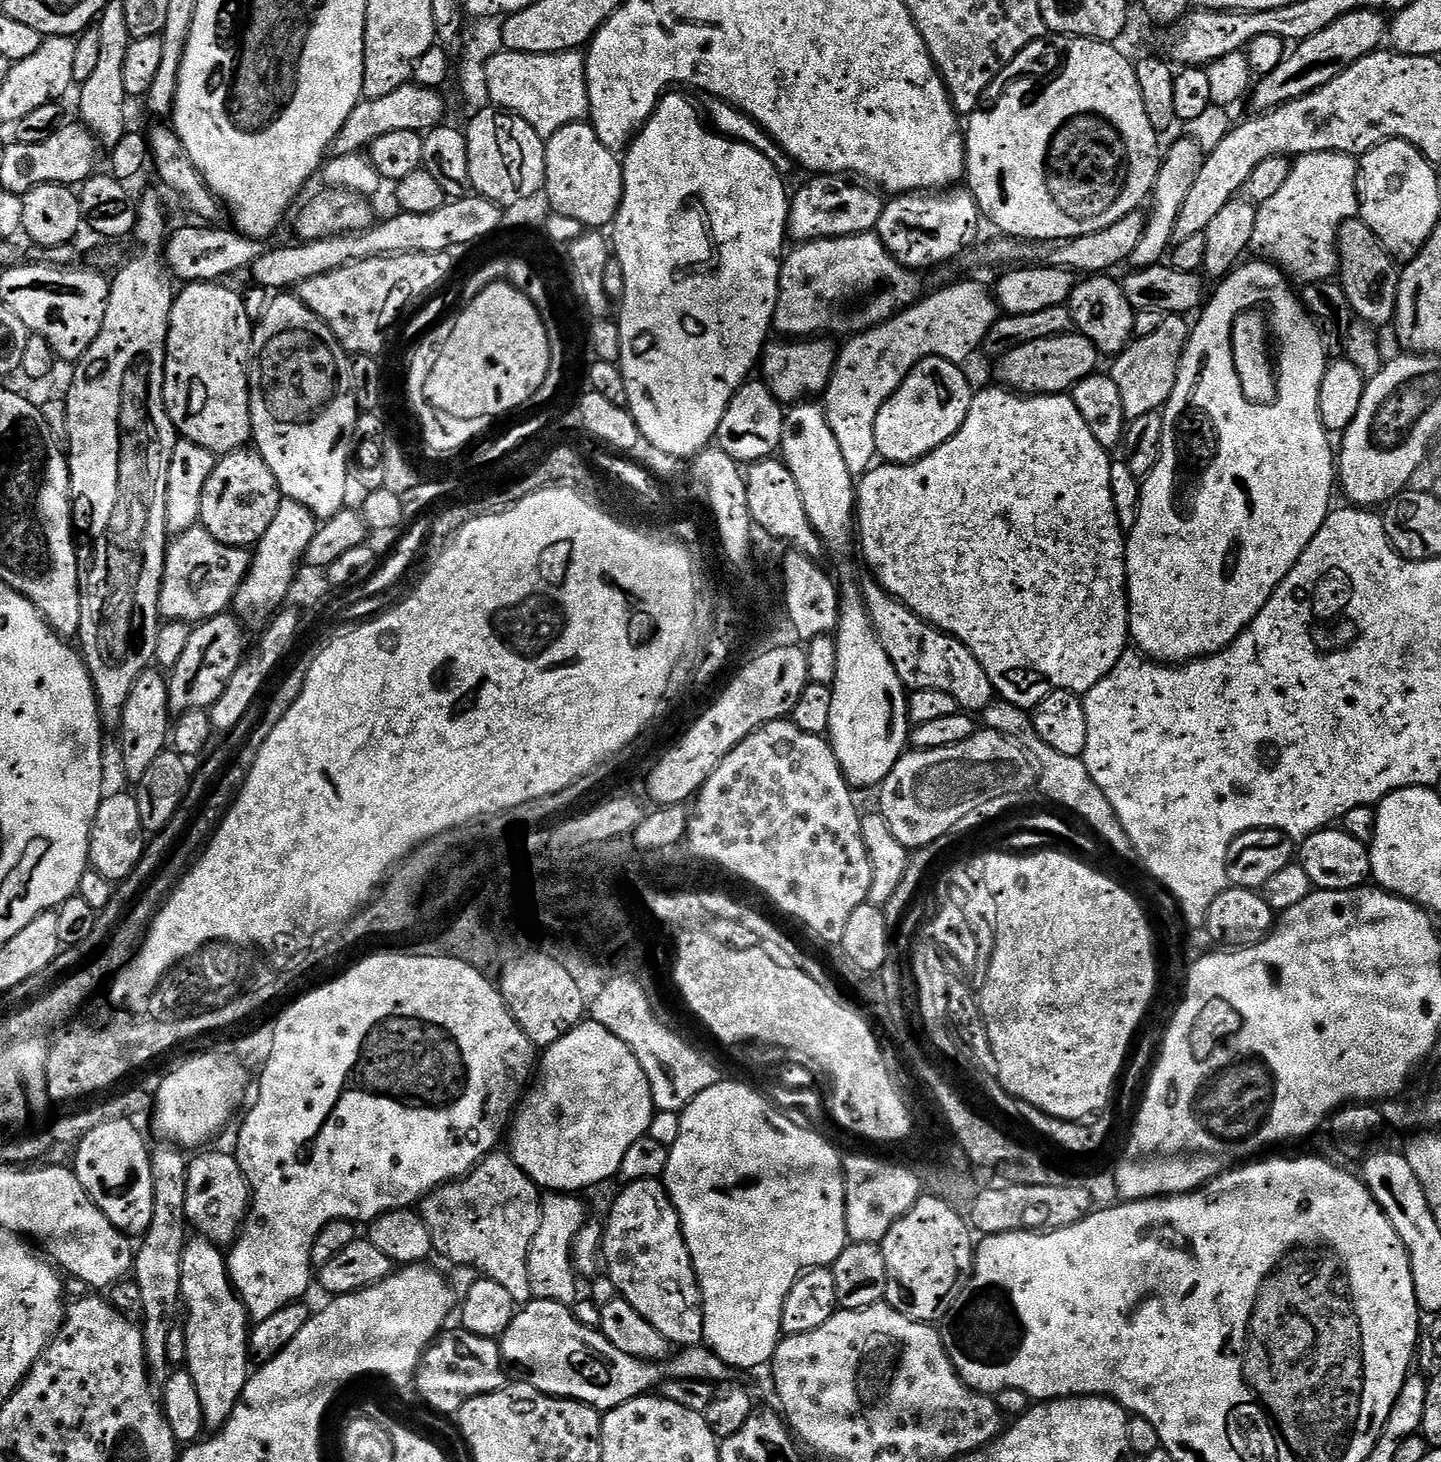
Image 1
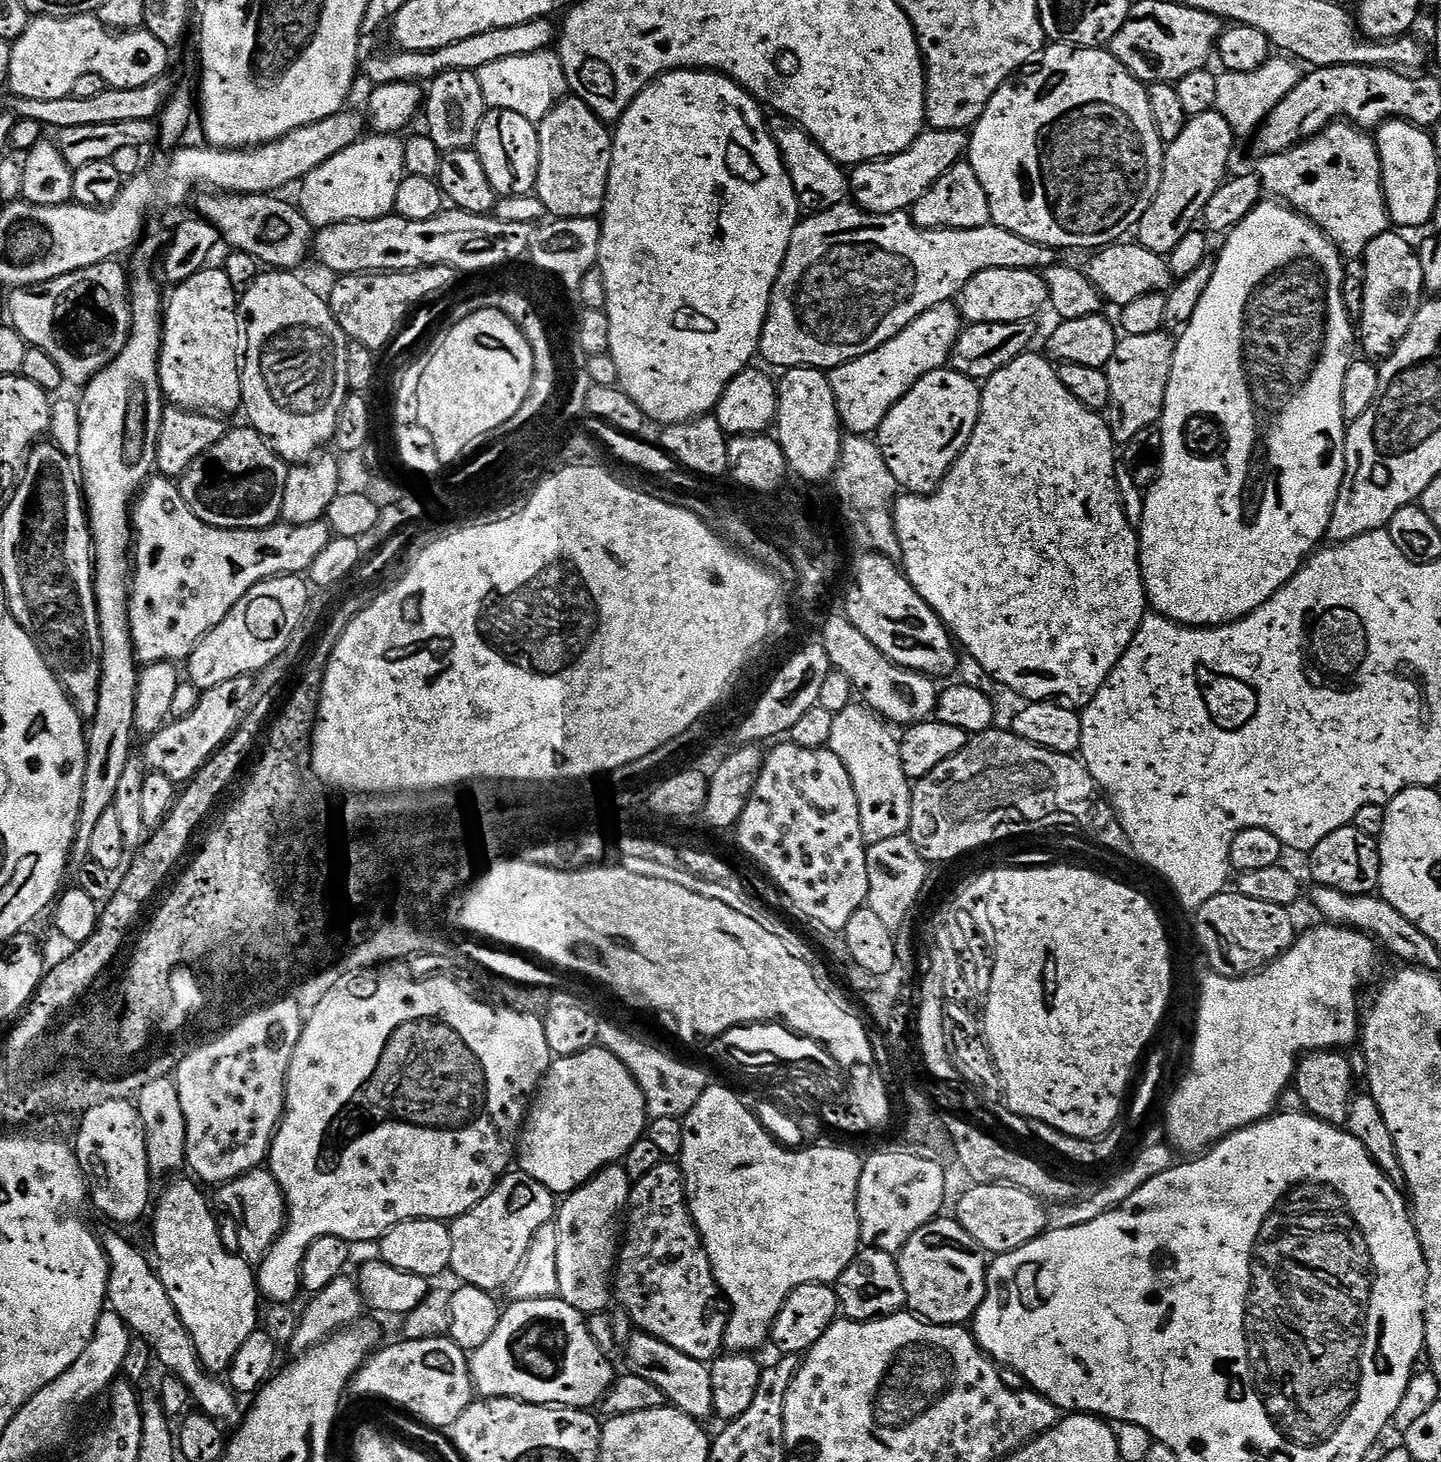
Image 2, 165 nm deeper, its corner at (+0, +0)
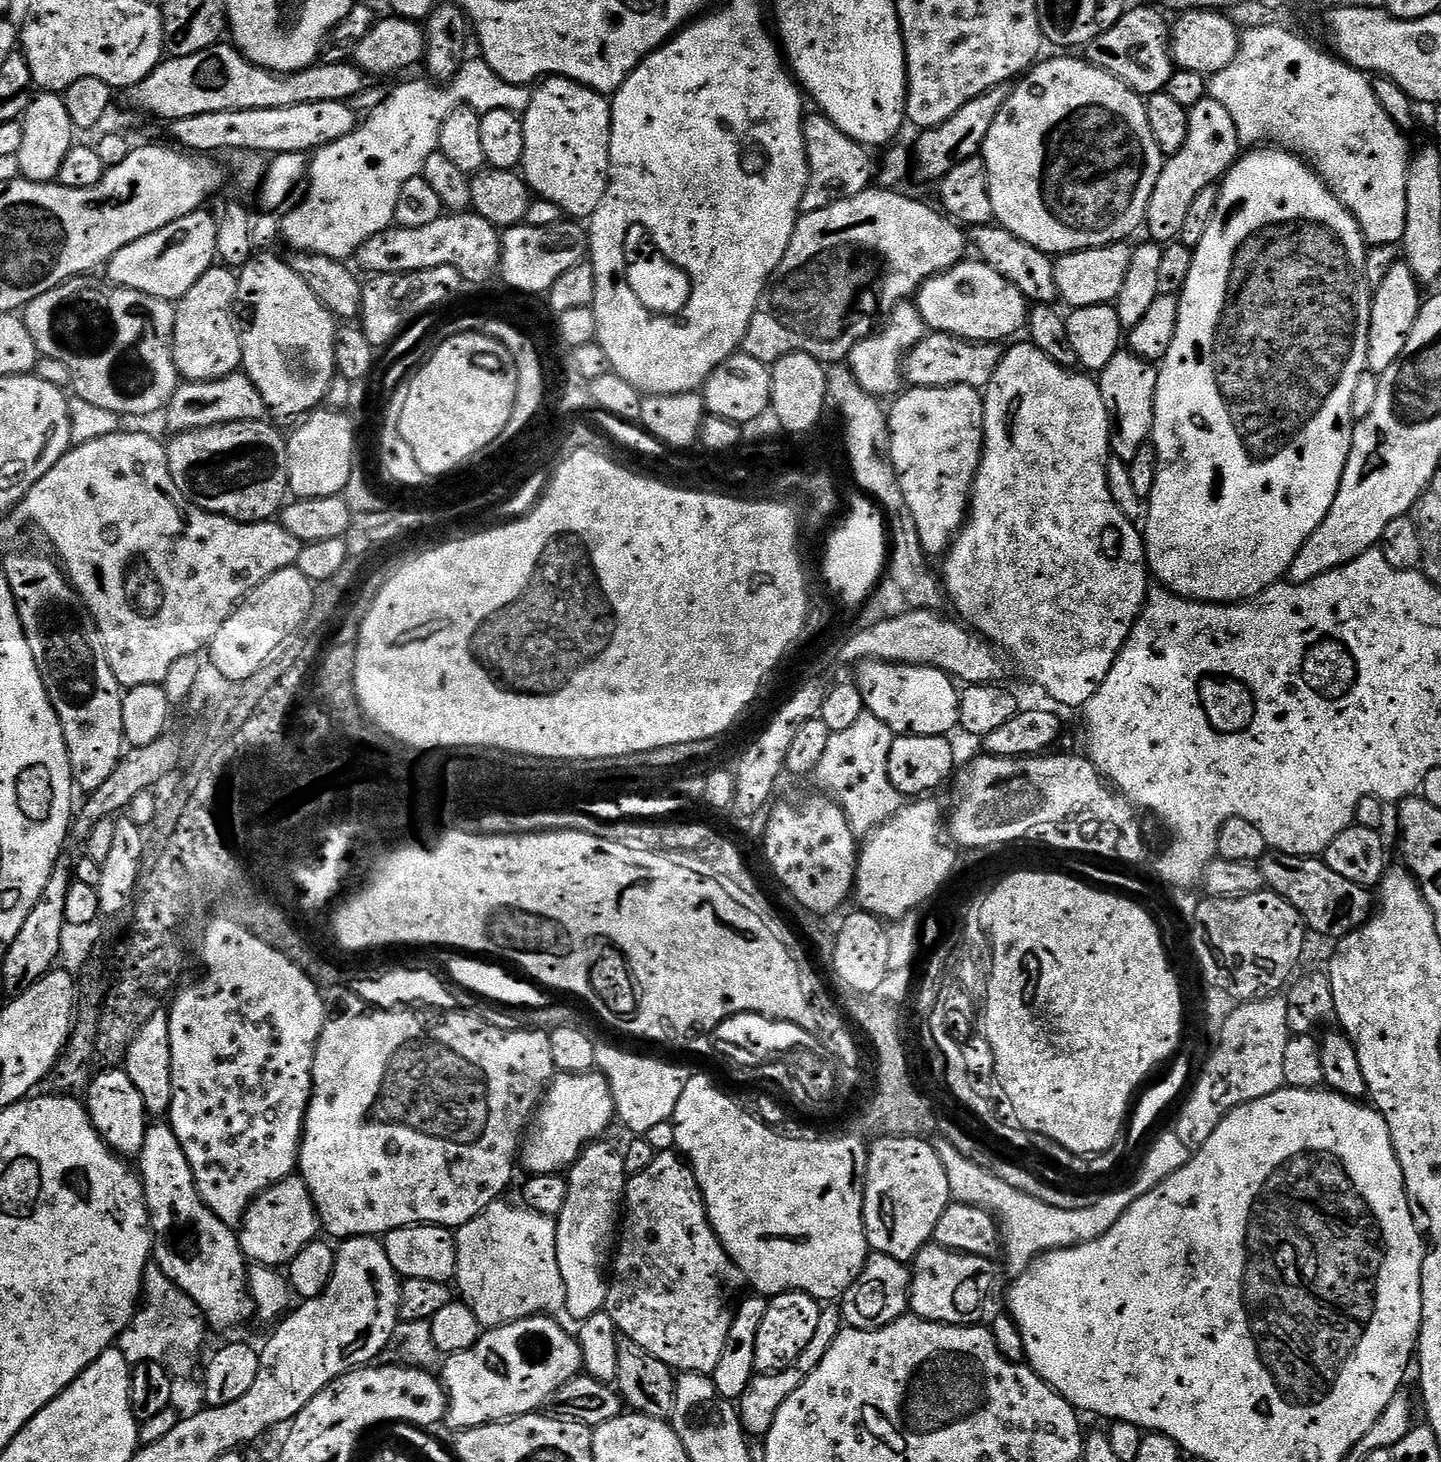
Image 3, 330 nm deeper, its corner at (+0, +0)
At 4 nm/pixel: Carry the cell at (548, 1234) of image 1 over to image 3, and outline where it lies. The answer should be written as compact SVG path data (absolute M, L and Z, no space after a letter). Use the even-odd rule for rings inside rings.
M494 1201L485 1212L454 1232L454 1288L463 1304L474 1310L474 1318L484 1330L531 1316L563 1313L567 1302L556 1249L557 1221L530 1207L506 1201Z

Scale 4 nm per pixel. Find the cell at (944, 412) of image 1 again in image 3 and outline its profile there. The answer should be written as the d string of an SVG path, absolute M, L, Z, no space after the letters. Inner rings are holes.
M970 386L909 387L901 391L891 404L888 412L890 454L898 474L898 486L902 486L902 494L910 505L910 514L914 514L918 538L922 538L924 551L929 557L940 558L960 535L960 529L964 527L970 511L972 487L976 481L976 472L980 469L980 460L984 456L984 397Z

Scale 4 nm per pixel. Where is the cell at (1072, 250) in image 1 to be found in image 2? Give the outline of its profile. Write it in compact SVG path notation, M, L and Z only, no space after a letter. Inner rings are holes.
M845 202L833 208L828 208L824 212L805 215L800 223L796 225L794 234L790 238L790 246L786 250L784 265L774 282L774 290L770 298L764 329L762 330L758 356L761 361L764 359L766 363L780 368L779 370L789 368L831 370L850 362L854 358L862 358L862 354L870 354L870 350L878 350L878 346L882 346L882 342L890 342L890 338L894 338L894 334L898 334L906 326L910 326L910 322L914 322L914 318L926 314L926 310L930 310L939 304L955 301L959 297L961 290L966 286L966 282L970 282L970 278L982 274L982 270L1022 270L1023 268L1043 270L1057 263L1057 260L1057 249L1048 248L1045 244L1039 244L1038 242L1030 242L1026 238L1022 238L1005 228L999 228L997 224L991 222L974 230L920 228L912 221L911 215L907 211L895 212L894 214L874 214L873 212L864 211L863 208L857 208L855 203Z

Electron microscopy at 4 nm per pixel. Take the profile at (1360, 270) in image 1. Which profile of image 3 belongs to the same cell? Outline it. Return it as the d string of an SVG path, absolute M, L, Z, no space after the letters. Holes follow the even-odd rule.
M1398 262L1390 266L1386 278L1382 278L1380 284L1375 285L1372 292L1372 317L1370 318L1370 334L1368 335L1368 349L1366 350L1367 371L1381 376L1406 350L1406 342L1410 330L1420 313L1422 303L1422 285L1417 280L1407 262Z

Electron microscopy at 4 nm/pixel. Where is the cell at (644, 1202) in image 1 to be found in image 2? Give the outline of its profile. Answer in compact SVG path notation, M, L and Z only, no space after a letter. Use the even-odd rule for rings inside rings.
M662 1162L654 1166L650 1174L631 1185L626 1205L626 1226L627 1222L628 1229L623 1229L614 1269L614 1296L618 1304L629 1312L633 1325L639 1331L666 1342L666 1346L674 1346L674 1350L682 1350L682 1354L695 1360L715 1360L724 1348L728 1312L704 1244L688 1209L684 1173L681 1172L679 1163Z

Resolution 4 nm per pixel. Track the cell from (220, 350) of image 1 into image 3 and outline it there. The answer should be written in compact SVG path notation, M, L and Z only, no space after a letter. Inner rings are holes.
M227 266L206 270L176 304L174 318L174 364L177 372L188 382L217 380L241 367L244 355L240 345L241 329L236 329L232 307L238 304L237 273Z

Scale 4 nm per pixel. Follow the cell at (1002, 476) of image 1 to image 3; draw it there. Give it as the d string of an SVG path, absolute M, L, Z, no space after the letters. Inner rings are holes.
M1031 342L1016 344L1012 349L1009 347L1005 351L998 370L994 370L994 378L990 378L982 395L984 397L984 456L980 460L980 469L976 472L976 481L972 487L968 518L964 521L964 527L960 529L960 535L952 541L952 547L948 549L942 560L944 563L942 585L951 607L952 604L956 607L955 615L969 629L975 630L997 649L1005 653L1008 651L1012 655L1013 662L1038 687L1048 691L1050 699L1057 700L1068 708L1080 710L1099 690L1102 682L1106 682L1106 674L1110 674L1112 663L1130 638L1132 627L1140 617L1150 587L1150 573L1148 562L1144 558L1144 538L1141 529L1128 521L1122 510L1118 510L1110 494L1108 462L1113 451L1112 420L1108 416L1108 407L1102 398L1099 383L1091 375L1080 370L1063 368Z

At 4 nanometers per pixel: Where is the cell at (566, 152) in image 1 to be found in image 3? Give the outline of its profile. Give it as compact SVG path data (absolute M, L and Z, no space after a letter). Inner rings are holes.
M553 76L545 79L533 91L532 101L522 113L522 119L522 175L529 188L539 199L554 202L554 206L563 210L565 217L592 217L594 210L598 210L598 202L602 202L608 189L612 166L612 105L609 97L564 76Z

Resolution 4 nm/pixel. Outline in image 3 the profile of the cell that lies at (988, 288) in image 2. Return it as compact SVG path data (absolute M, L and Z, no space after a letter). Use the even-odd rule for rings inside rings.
M976 258L965 259L950 270L930 278L916 293L914 303L931 331L945 332L973 342L1004 342L1007 336L1014 335L1019 328L1021 331L1027 325L1030 311L1030 301L1011 282L1002 278L1002 274L998 274L989 264Z

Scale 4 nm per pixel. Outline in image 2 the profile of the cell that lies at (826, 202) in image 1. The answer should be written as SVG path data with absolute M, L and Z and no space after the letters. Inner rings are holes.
M933 128L921 132L909 148L902 150L902 154L855 165L850 172L850 188L856 207L874 214L894 214L911 209L918 198L942 178L942 174L965 159L969 139L967 131L947 132Z

